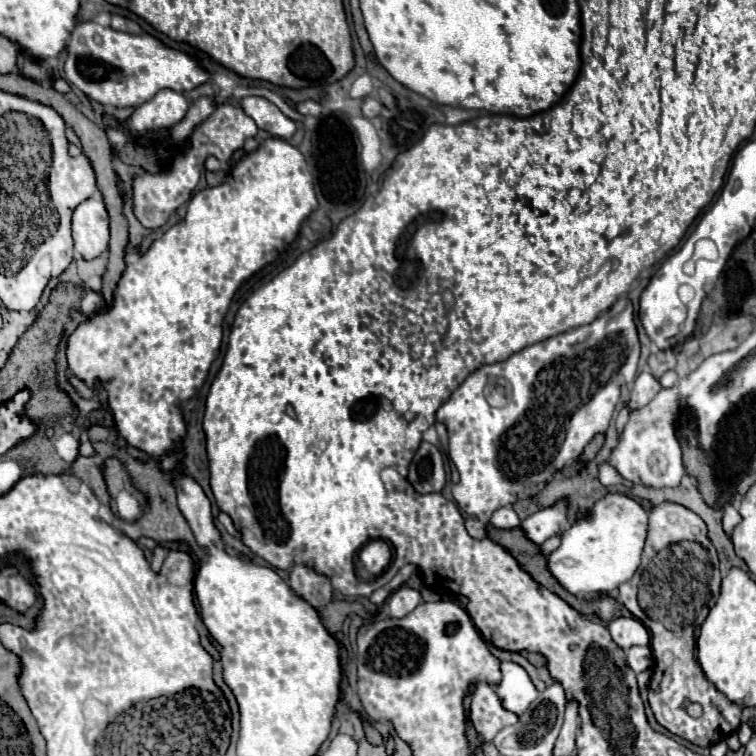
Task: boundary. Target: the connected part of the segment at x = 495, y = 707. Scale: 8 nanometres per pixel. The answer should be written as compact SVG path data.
M483 684L473 692L471 720L477 734L481 734L483 740L491 742L501 728L515 724L517 716L503 708L501 700L495 698L495 690L491 686Z

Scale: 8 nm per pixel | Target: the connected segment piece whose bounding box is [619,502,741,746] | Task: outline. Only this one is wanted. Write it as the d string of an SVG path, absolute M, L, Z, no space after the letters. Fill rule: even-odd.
M663 502L657 504L649 514L649 534L643 550L643 560L637 574L619 586L623 606L651 632L651 650L655 656L655 668L649 684L649 706L657 718L657 722L667 728L671 734L677 734L689 740L695 746L713 746L719 740L725 740L733 732L737 732L741 724L741 706L727 700L703 674L699 660L695 656L695 632L703 622L703 608L709 600L715 600L719 594L721 576L713 576L713 562L709 556L711 544L707 540L705 522L691 510L679 504ZM689 702L697 702L703 706L703 714L693 718L687 714L685 706Z

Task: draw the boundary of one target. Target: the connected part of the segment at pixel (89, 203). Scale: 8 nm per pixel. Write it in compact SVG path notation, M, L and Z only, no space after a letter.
M99 196L81 202L73 212L75 250L83 258L101 256L109 244L109 216Z

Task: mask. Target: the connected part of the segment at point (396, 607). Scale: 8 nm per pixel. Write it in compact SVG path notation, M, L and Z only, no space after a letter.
M401 586L399 590L395 590L389 600L387 600L387 610L389 610L389 616L393 618L403 618L405 614L409 614L417 604L421 602L421 594L413 588L407 588L407 586Z

